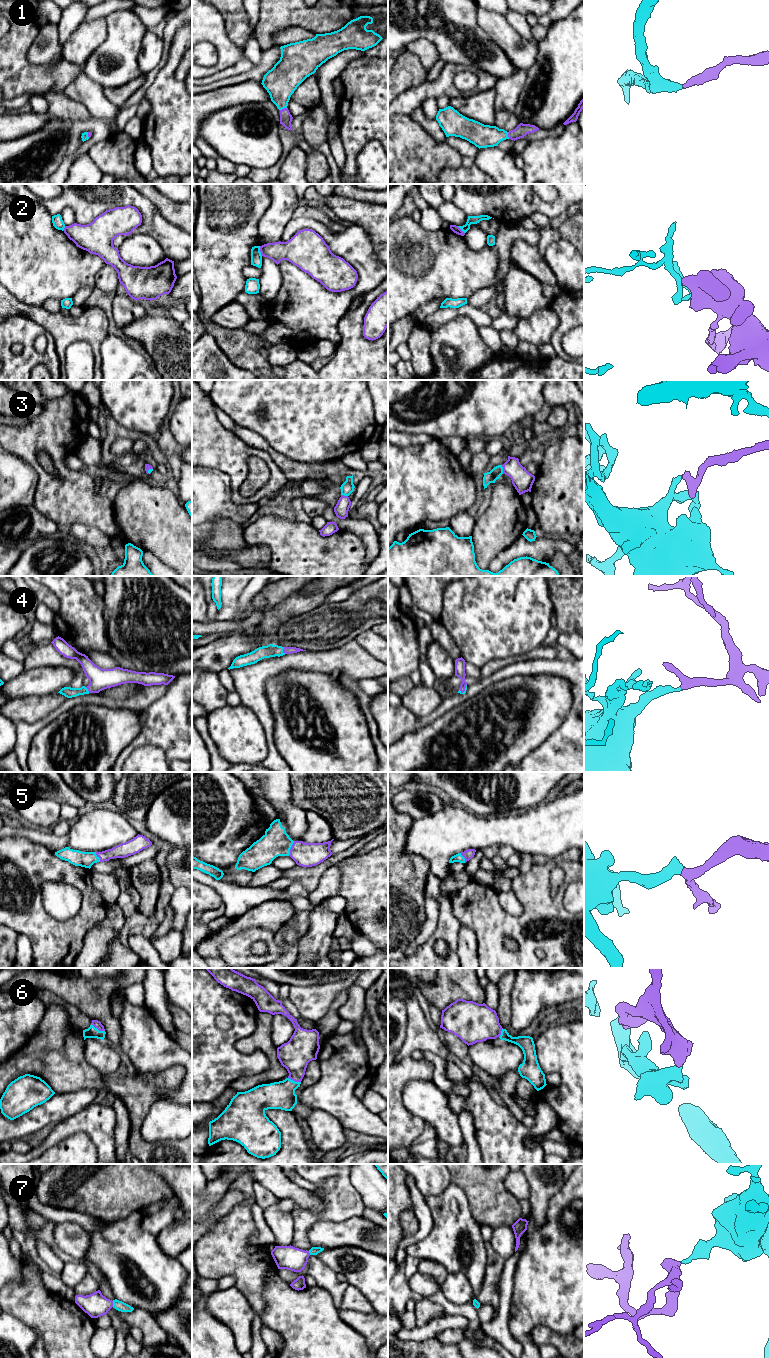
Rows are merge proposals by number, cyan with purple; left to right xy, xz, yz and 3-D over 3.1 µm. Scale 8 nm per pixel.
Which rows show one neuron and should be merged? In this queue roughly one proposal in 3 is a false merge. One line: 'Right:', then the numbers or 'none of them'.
Right: 1, 3, 4, 5, 6, 7

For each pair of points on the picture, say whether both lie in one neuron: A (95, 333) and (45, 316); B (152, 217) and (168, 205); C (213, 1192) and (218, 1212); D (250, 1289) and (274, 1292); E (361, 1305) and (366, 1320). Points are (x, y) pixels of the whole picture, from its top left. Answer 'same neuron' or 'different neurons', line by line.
A: same neuron
B: different neurons
C: different neurons
D: different neurons
E: different neurons

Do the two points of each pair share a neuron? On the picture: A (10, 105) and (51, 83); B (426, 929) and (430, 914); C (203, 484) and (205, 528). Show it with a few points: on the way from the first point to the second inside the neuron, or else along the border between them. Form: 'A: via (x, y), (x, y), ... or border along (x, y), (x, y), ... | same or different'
A: border along (30, 95), (18, 95), (10, 99) | different
B: via (429, 925), (430, 918) | same
C: via (203, 495), (203, 517) | same

